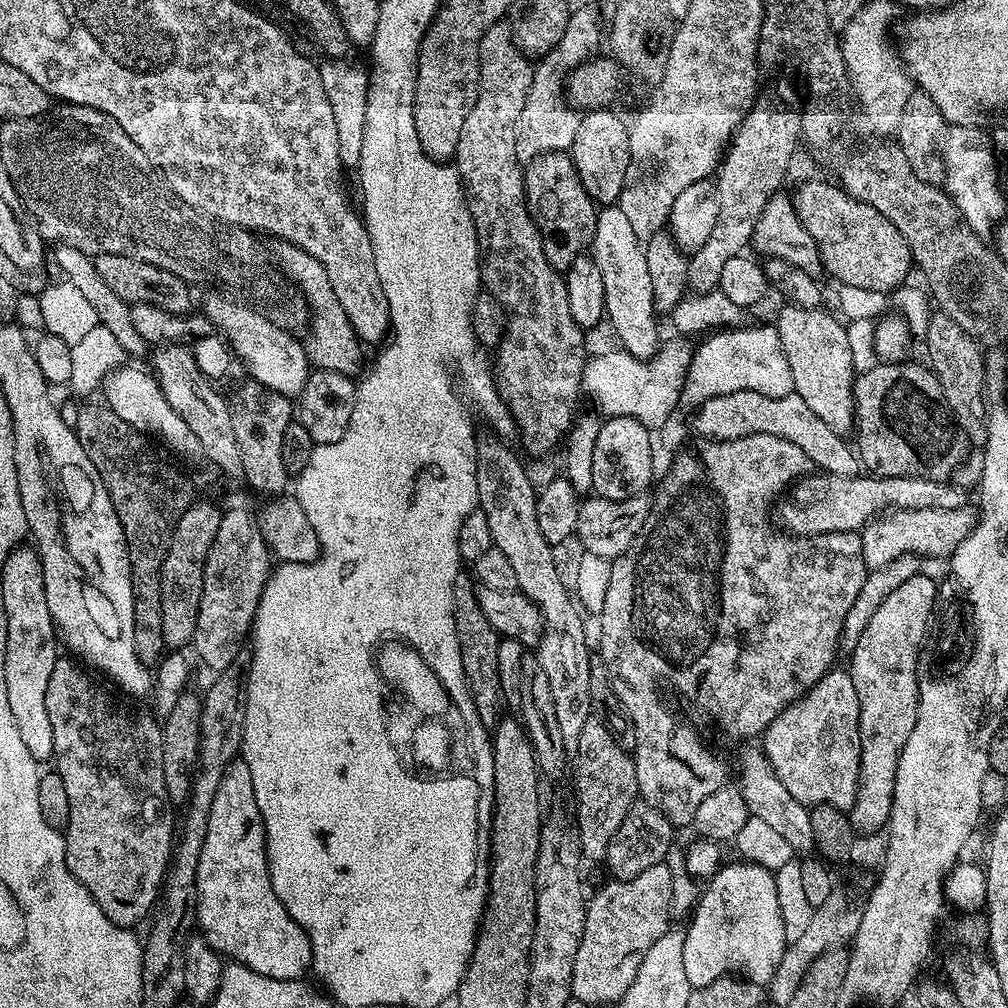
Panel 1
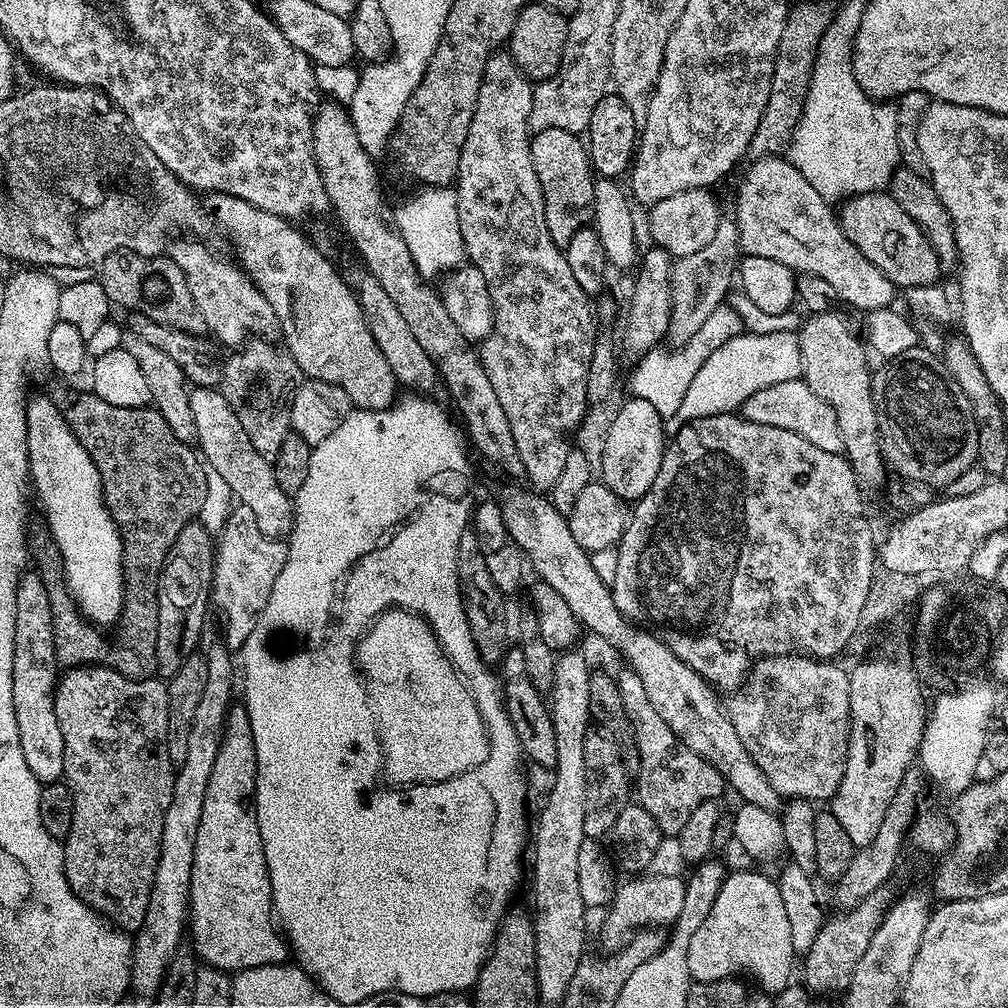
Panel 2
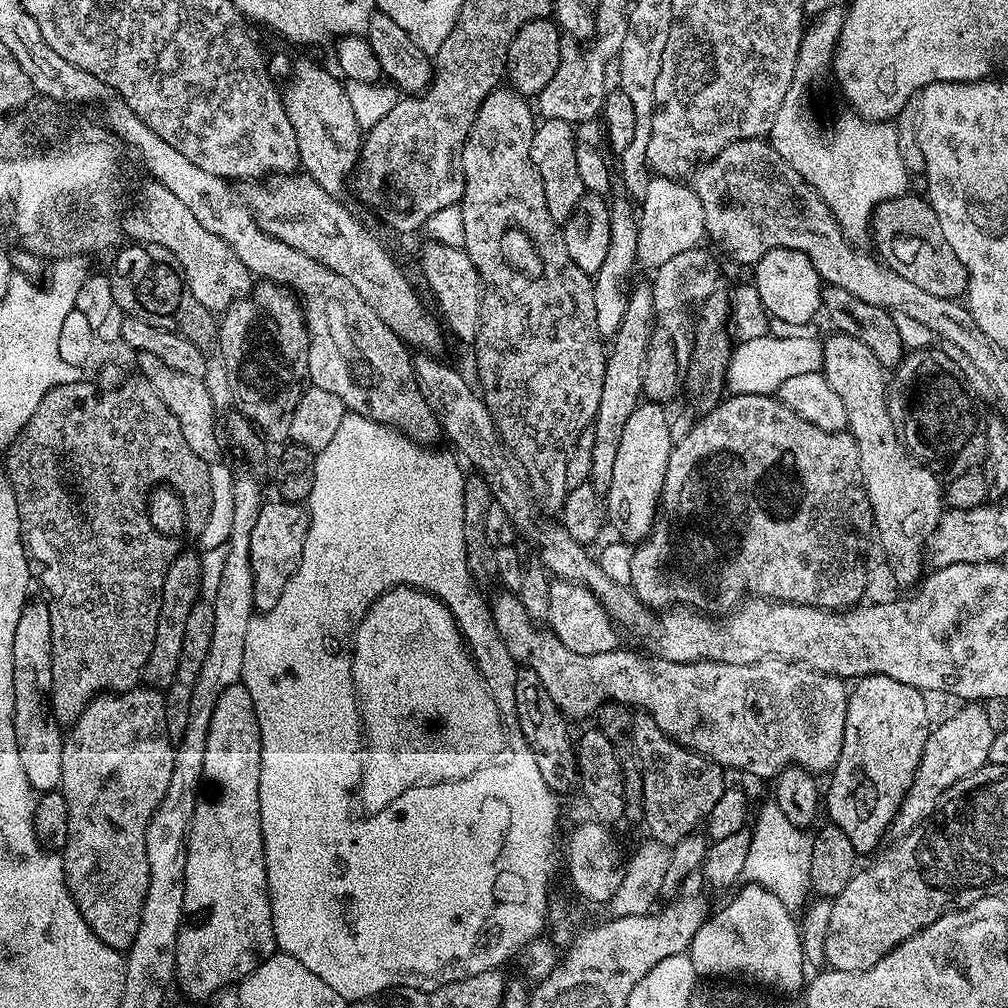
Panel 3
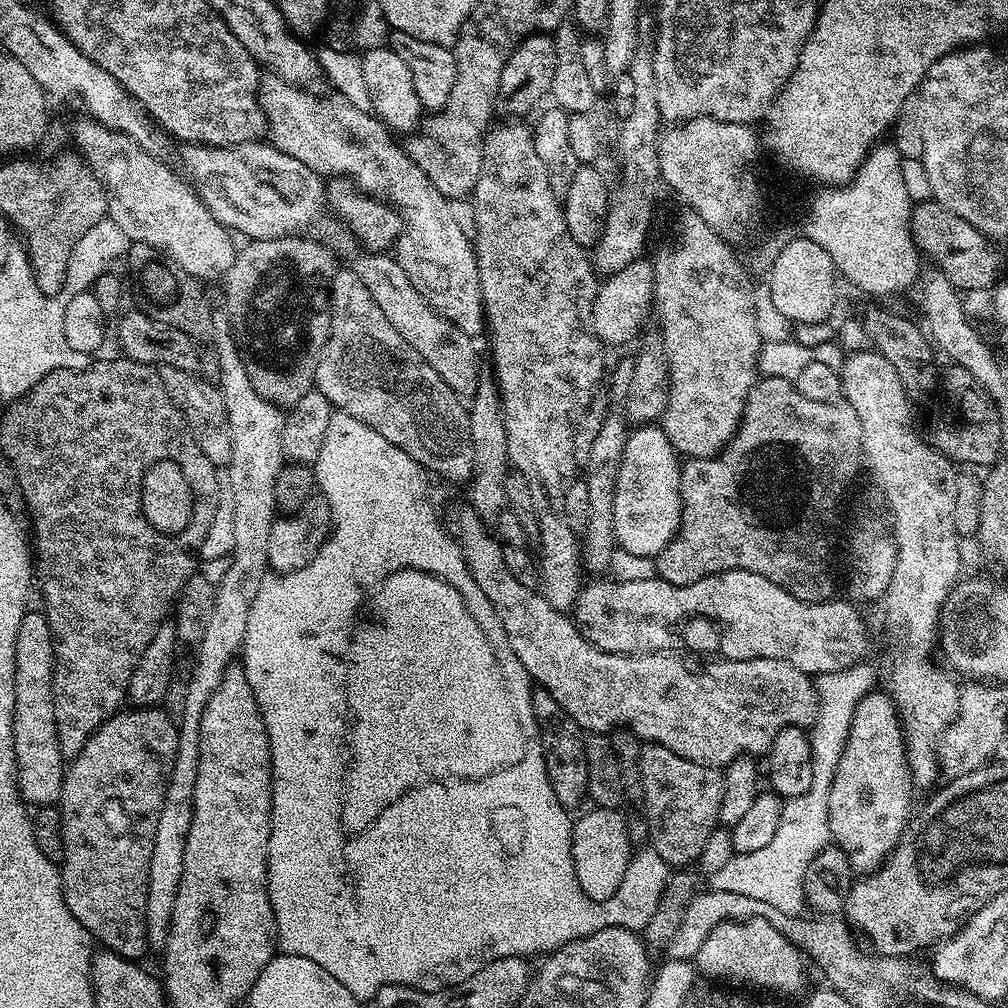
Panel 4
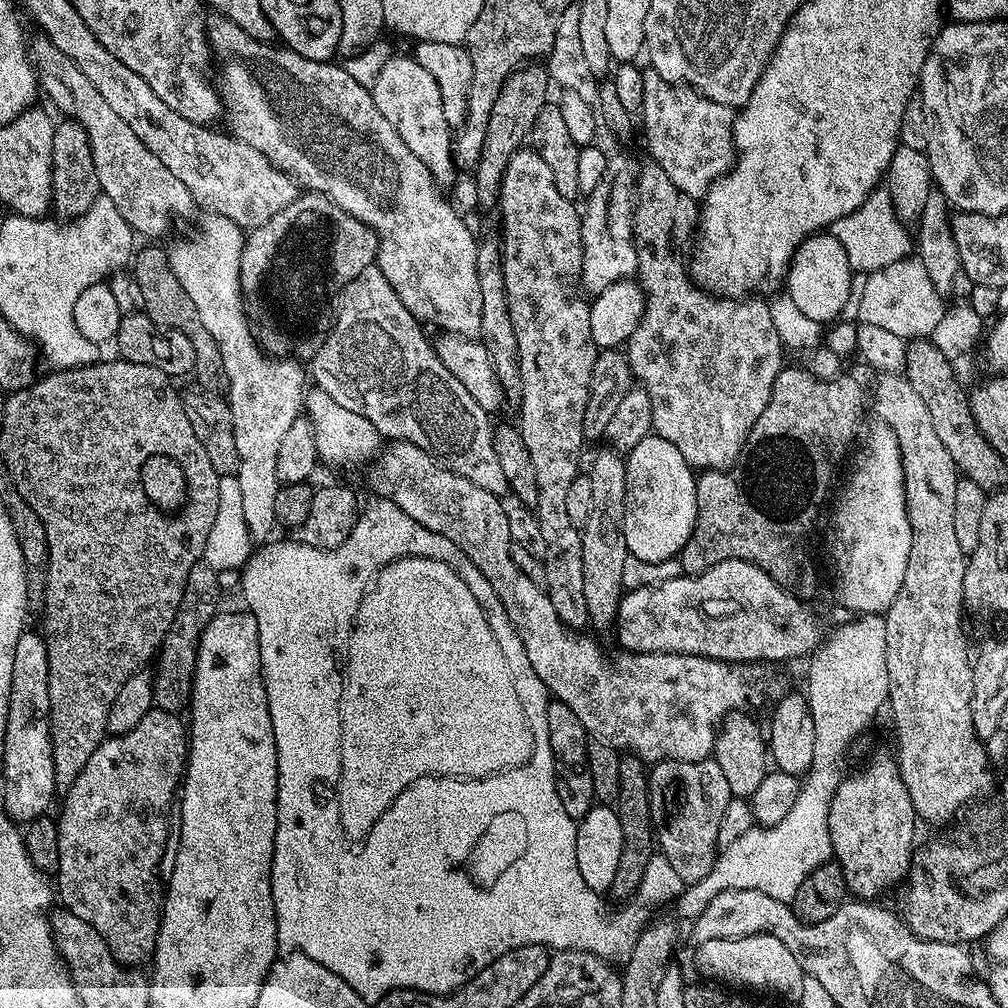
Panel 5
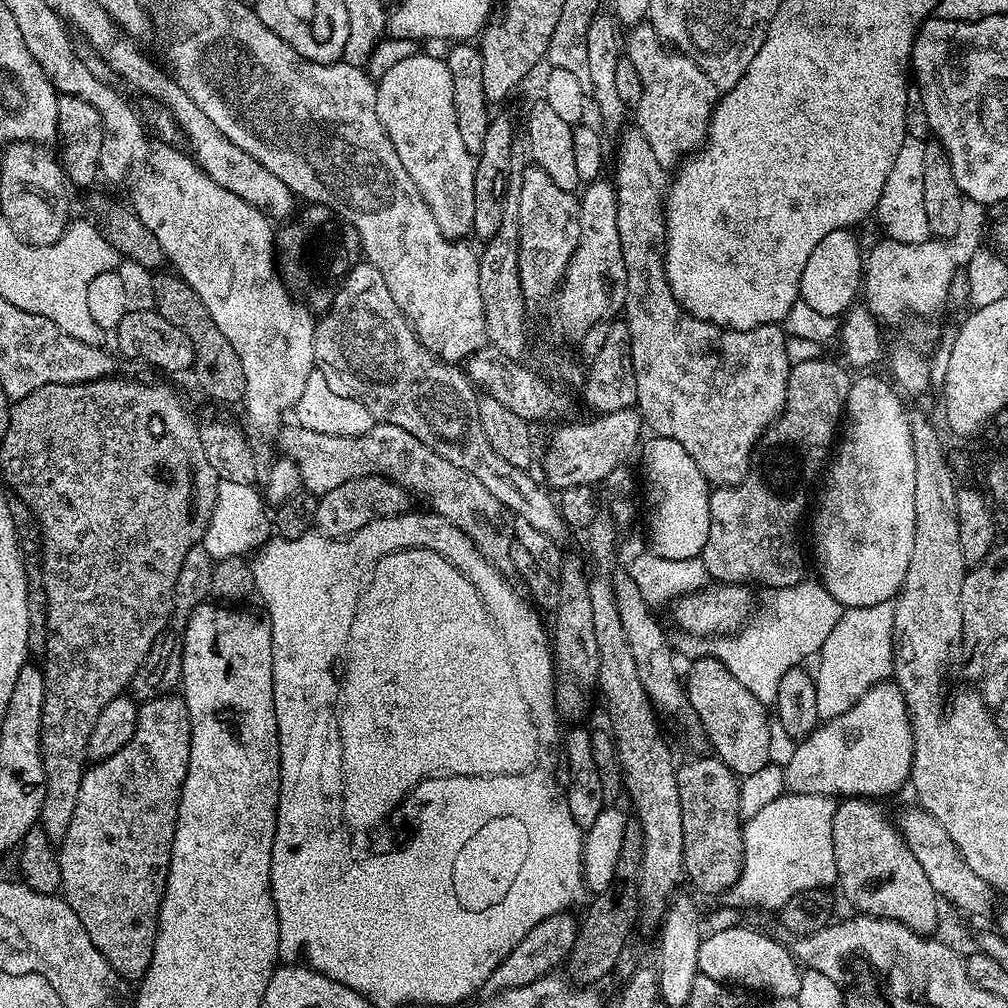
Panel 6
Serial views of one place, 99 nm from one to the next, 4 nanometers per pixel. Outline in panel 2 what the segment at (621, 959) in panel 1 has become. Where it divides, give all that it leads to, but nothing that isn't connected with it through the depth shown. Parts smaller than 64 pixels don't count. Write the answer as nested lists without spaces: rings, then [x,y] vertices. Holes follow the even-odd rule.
[[[640,874],[619,885],[616,896],[606,909],[608,917],[604,920],[604,929],[600,932],[600,940],[615,950],[625,943],[637,930],[645,926],[671,925],[682,914],[682,898],[684,897],[685,881],[680,876],[657,876]]]

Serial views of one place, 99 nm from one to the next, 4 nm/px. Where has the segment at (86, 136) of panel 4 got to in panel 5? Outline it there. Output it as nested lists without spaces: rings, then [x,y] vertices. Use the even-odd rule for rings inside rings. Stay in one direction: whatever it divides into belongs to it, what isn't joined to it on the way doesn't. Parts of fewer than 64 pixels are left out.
[[[40,34],[37,37],[30,44],[30,59],[36,69],[39,87],[43,95],[44,92],[48,95],[49,102],[61,112],[61,117],[74,120],[85,128],[93,151],[101,193],[108,196],[110,202],[114,202],[118,214],[126,218],[133,233],[140,235],[141,232],[144,236],[166,235],[172,224],[172,216],[184,216],[194,208],[190,190],[186,190],[186,186],[182,186],[182,182],[178,182],[178,178],[174,178],[174,174],[170,174],[170,170],[166,170],[166,166],[162,166],[162,162],[158,162],[158,158],[150,154],[150,150],[146,150],[146,146],[142,146],[138,134],[134,134],[134,130],[130,130],[130,126],[126,126],[126,122],[118,118],[118,114],[104,101],[102,94],[98,94],[98,89],[86,79],[86,74],[82,74],[82,70],[78,70],[78,66],[74,66],[74,62],[70,62],[70,58],[66,58],[66,54],[62,54],[62,50],[58,50],[58,46],[54,46],[54,42],[48,40],[46,35]]]

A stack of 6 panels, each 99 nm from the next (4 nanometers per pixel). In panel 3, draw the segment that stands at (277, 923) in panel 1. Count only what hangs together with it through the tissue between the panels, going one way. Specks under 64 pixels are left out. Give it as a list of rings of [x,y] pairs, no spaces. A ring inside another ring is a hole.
[[[243,682],[235,684],[234,686],[226,686],[224,691],[218,697],[218,706],[214,706],[214,715],[210,718],[210,734],[206,734],[206,762],[202,762],[202,774],[204,779],[202,781],[202,791],[199,793],[196,801],[196,809],[194,810],[194,818],[192,819],[192,825],[188,828],[188,853],[186,854],[186,878],[184,879],[184,920],[180,924],[180,933],[176,939],[176,978],[175,983],[180,984],[180,988],[189,996],[192,1000],[201,1000],[201,1002],[207,1002],[212,999],[216,993],[222,991],[229,986],[239,985],[240,981],[245,980],[250,976],[254,969],[258,967],[264,960],[270,959],[270,957],[276,955],[278,949],[276,946],[276,939],[274,938],[274,926],[272,925],[272,907],[270,906],[270,898],[268,897],[268,879],[266,878],[266,862],[264,861],[264,839],[262,838],[262,822],[260,821],[260,799],[258,798],[258,778],[260,777],[260,771],[262,770],[262,738],[260,737],[260,731],[258,730],[258,714],[254,710],[254,698],[250,698],[250,690],[246,690],[246,686]]]

